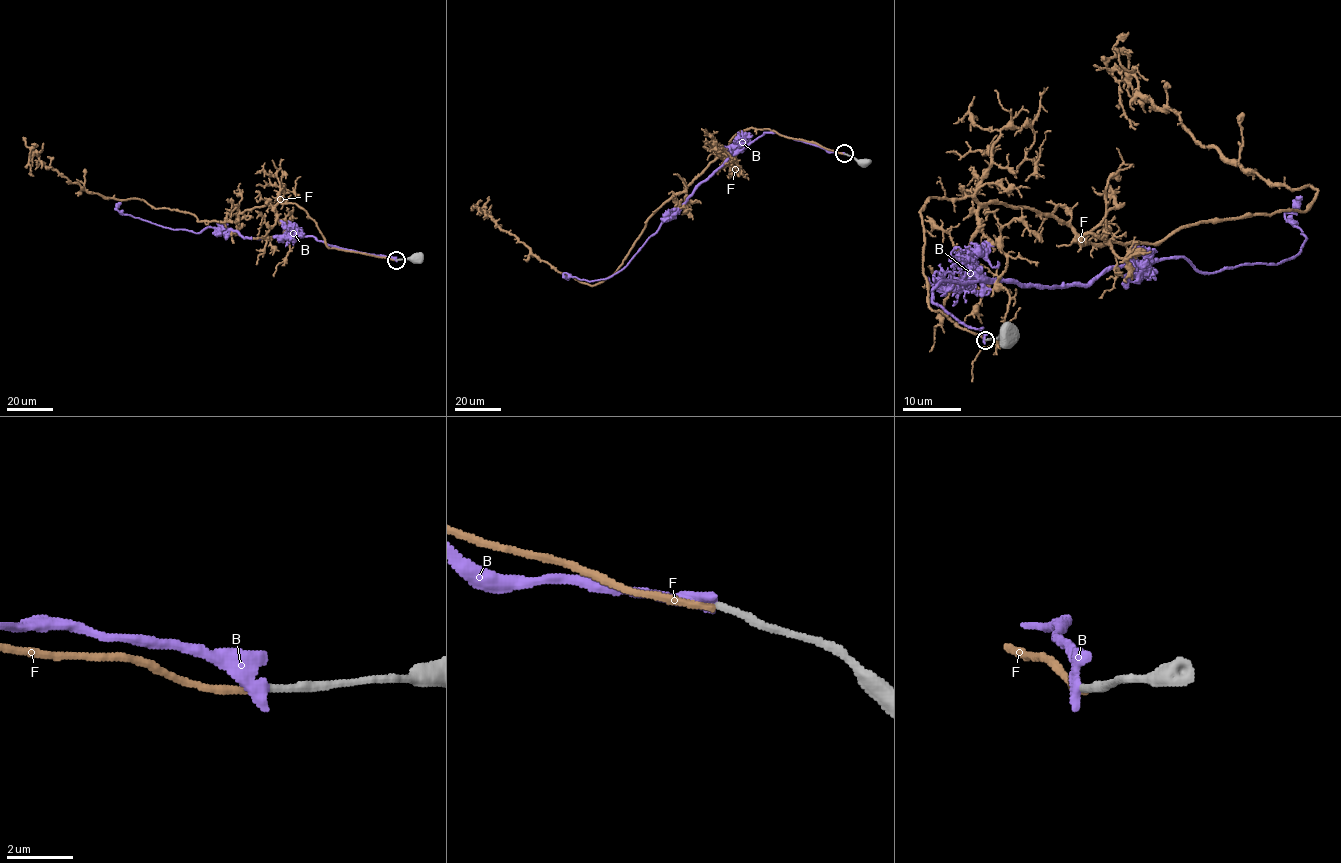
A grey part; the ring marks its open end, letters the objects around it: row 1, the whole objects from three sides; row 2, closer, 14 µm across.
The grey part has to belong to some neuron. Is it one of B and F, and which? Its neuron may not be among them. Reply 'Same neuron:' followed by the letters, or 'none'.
Same neuron: F

